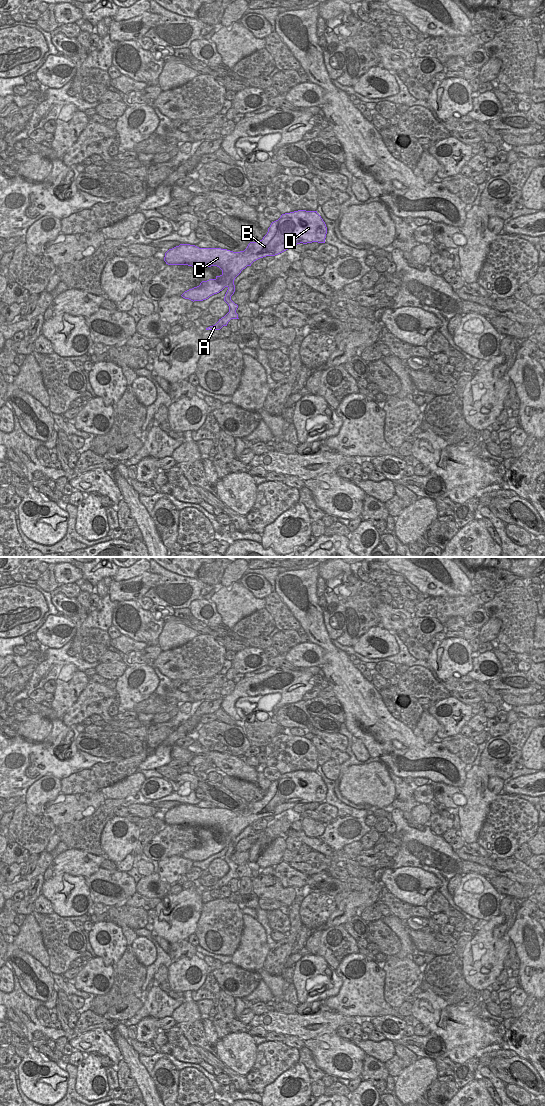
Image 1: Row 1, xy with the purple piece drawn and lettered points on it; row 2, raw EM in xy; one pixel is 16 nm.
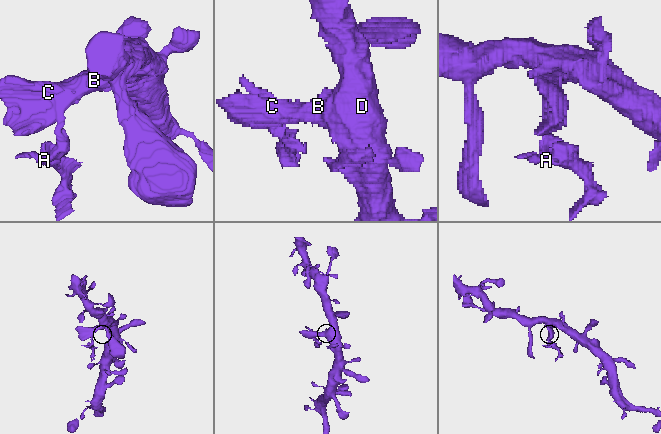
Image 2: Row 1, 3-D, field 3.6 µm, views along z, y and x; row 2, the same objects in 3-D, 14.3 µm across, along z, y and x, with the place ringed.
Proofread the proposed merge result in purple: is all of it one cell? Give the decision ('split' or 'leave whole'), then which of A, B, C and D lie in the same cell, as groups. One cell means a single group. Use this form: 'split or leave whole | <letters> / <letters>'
split | A / B C D

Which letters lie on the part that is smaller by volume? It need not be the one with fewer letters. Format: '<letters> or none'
A.

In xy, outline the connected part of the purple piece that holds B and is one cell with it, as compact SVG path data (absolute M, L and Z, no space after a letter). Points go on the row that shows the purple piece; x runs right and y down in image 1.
M298 210L290 213L282 214L281 217L272 222L268 228L267 234L262 240L250 242L244 251L233 252L221 248L199 248L195 245L180 244L165 253L164 261L168 265L188 265L192 267L211 267L217 266L222 270L220 276L215 279L202 281L199 286L185 291L181 296L191 301L203 301L210 296L219 293L225 287L234 283L235 278L243 269L263 257L275 256L288 249L293 249L297 244L303 243L325 243L327 227L317 211Z

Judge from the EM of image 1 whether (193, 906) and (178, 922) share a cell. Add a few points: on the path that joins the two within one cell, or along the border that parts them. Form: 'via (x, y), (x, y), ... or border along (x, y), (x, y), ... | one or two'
via (188, 905), (184, 910), (183, 917) | one

